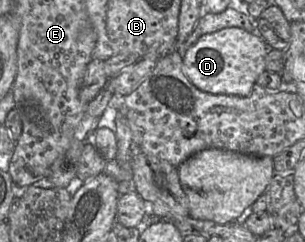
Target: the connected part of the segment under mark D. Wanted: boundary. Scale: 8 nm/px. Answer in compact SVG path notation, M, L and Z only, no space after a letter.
M226 27L201 36L185 53L183 71L200 90L212 94L249 96L253 85L266 70L268 44L243 28Z

